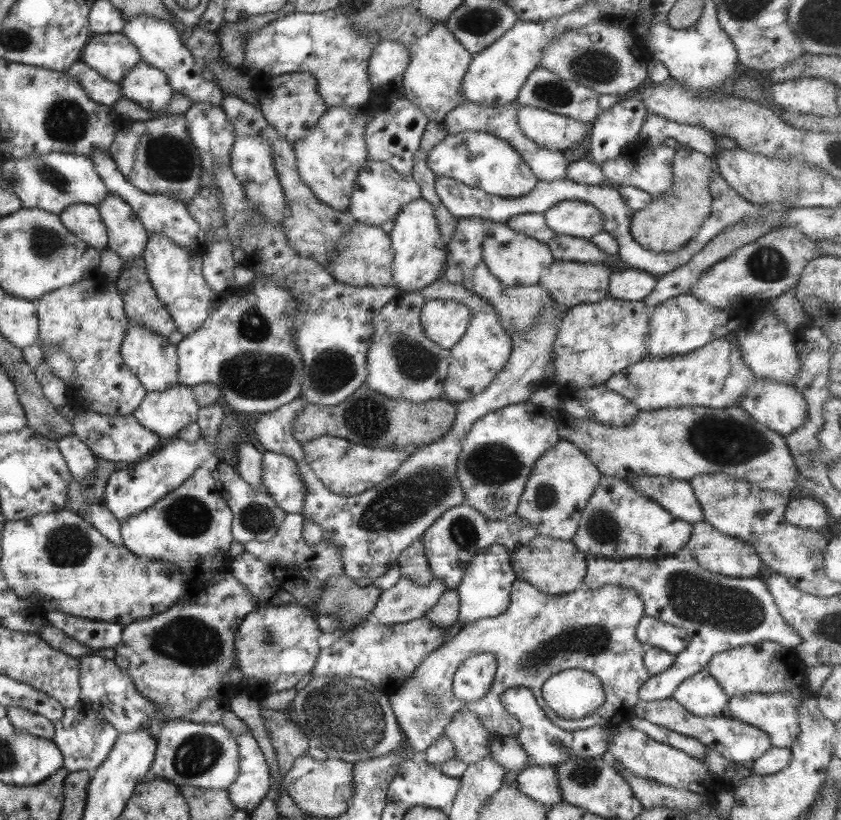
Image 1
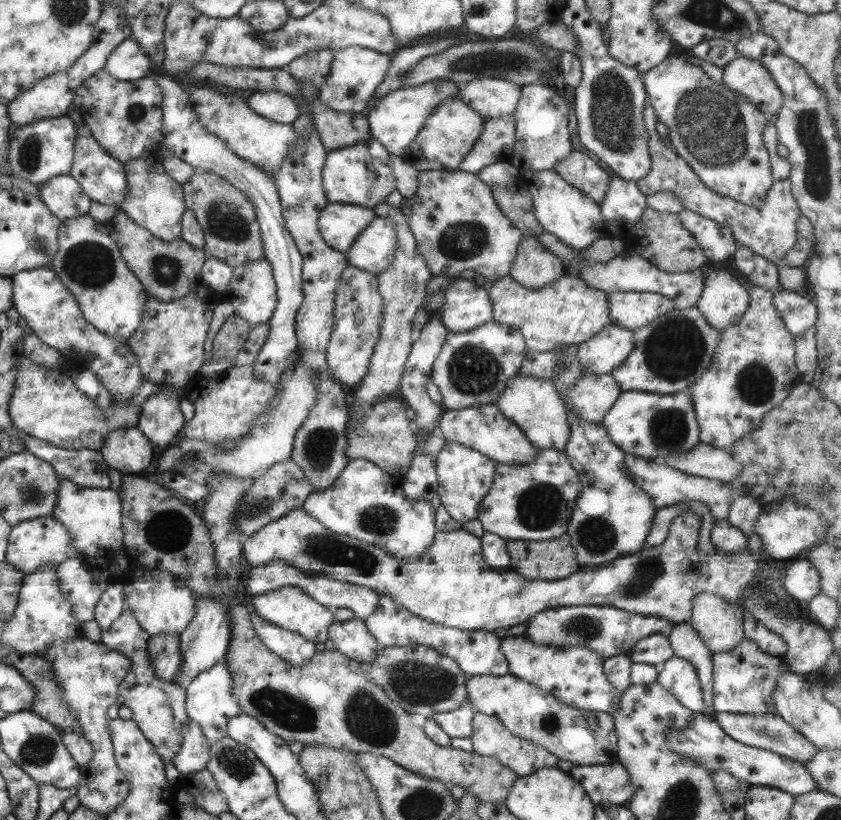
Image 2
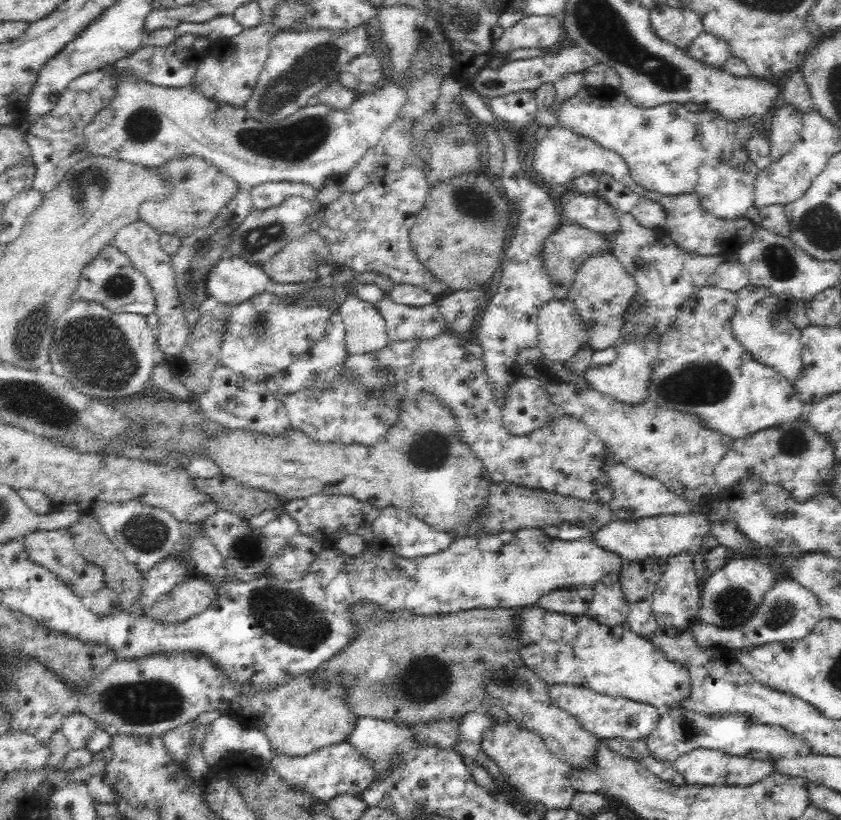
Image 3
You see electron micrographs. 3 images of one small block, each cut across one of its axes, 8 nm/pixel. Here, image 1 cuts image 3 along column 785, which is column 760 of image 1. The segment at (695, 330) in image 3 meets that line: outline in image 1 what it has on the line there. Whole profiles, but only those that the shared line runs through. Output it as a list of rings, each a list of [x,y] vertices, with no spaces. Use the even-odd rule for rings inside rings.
[[[755,379],[749,391],[737,398],[735,406],[745,410],[759,424],[781,436],[794,432],[807,420],[807,402],[801,393],[797,392],[792,384],[779,383],[773,379]]]

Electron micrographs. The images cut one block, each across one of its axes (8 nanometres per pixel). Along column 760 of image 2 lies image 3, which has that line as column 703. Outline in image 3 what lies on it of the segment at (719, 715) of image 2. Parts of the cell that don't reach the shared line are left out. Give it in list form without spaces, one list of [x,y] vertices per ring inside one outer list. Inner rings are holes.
[[[676,706],[660,713],[656,728],[644,739],[646,749],[654,759],[673,763],[679,756],[697,748],[720,751],[730,756],[747,756],[756,760],[774,761],[782,756],[801,754],[808,756],[806,741],[781,726],[768,726],[755,722],[746,715],[726,714],[720,718],[706,718],[694,714],[689,708]]]

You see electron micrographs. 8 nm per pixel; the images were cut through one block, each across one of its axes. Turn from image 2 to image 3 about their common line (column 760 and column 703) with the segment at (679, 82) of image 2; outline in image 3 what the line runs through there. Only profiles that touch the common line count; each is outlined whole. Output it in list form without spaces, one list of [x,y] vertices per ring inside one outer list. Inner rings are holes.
[[[588,87],[565,103],[558,106],[555,114],[562,128],[571,128],[576,134],[583,134],[596,144],[613,150],[626,161],[632,180],[647,191],[663,195],[697,194],[702,206],[715,217],[736,220],[745,217],[748,208],[755,201],[755,180],[760,170],[748,159],[744,142],[750,134],[757,133],[754,125],[746,121],[730,123],[716,113],[708,111],[691,112],[680,103],[659,104],[652,108],[638,108],[618,89]]]

